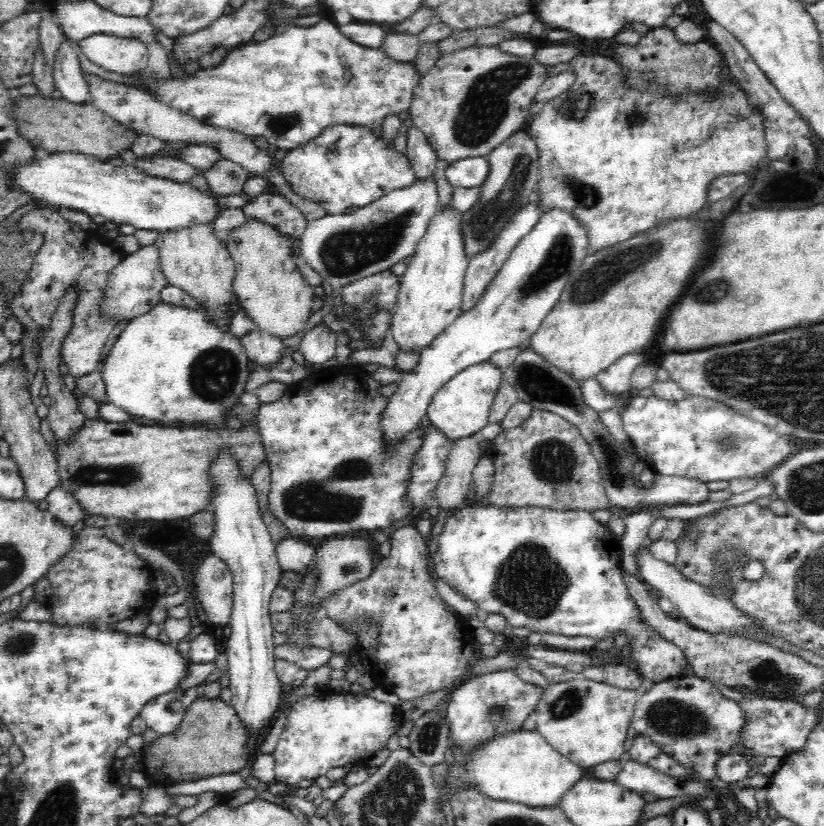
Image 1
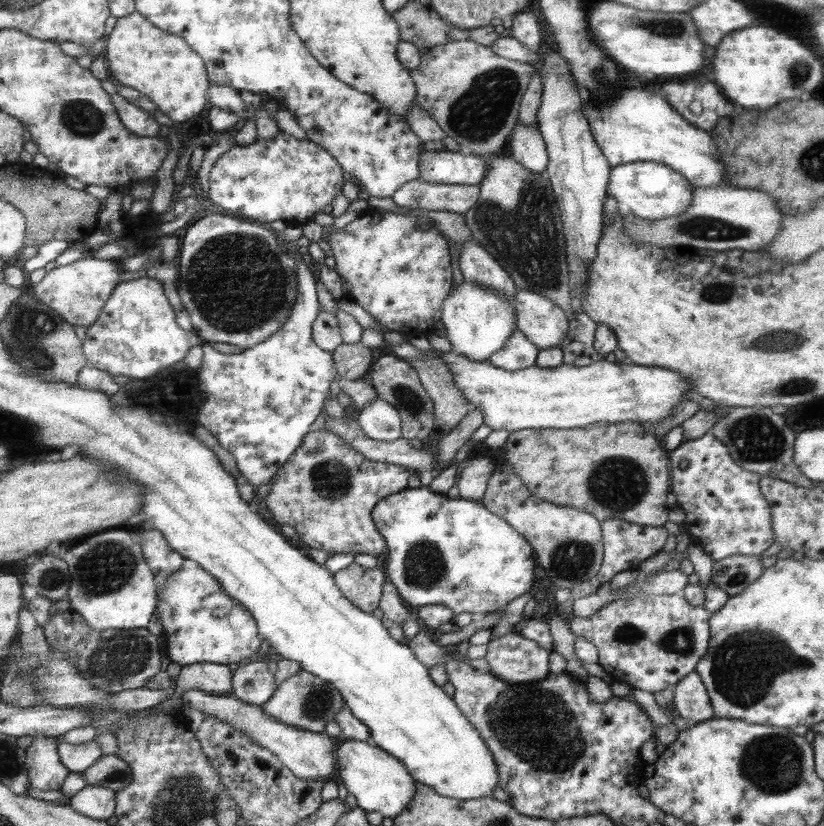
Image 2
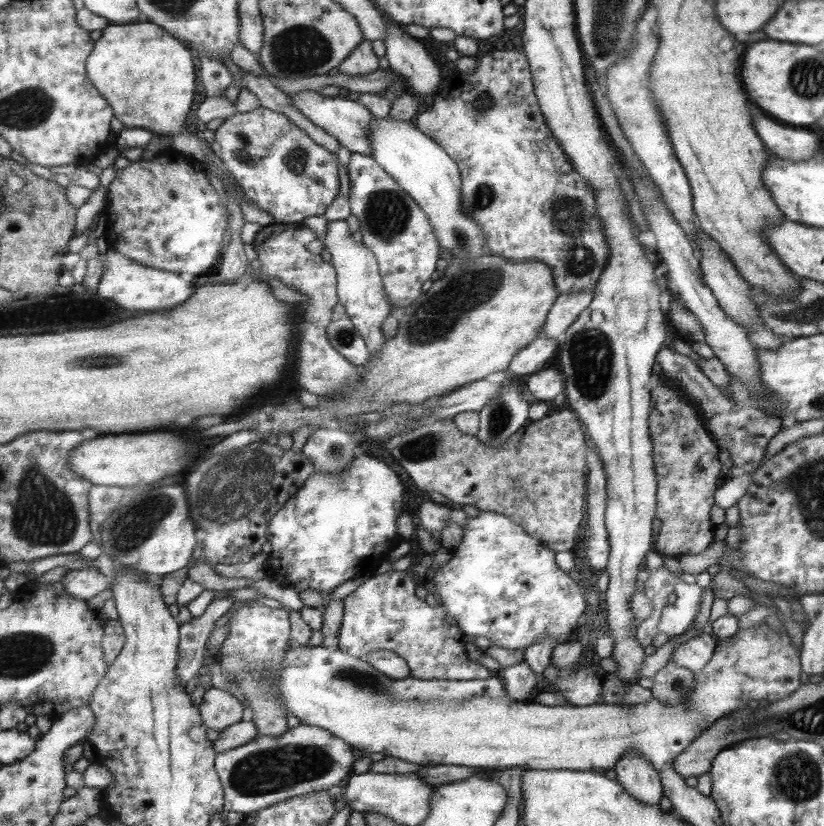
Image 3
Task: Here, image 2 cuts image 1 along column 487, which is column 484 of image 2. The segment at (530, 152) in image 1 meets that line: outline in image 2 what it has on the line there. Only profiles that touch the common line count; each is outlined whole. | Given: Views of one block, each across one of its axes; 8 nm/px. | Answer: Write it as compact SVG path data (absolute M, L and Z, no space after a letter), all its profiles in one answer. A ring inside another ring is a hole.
M484 154L488 162L488 172L484 181L478 184L480 196L478 202L465 212L465 221L471 230L474 240L484 246L494 255L494 258L509 272L519 291L526 290L544 296L554 302L559 308L572 315L570 290L573 281L570 278L570 268L567 266L567 241L563 230L563 220L555 190L545 172L534 172L520 164L512 156Z

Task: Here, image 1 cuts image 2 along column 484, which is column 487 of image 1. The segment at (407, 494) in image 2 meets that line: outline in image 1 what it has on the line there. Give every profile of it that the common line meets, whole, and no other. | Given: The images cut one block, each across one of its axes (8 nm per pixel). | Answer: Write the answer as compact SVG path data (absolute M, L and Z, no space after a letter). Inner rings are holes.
M489 503L488 506L474 505L474 508L458 509L458 512L453 511L454 516L449 514L445 520L442 532L438 536L437 542L432 545L430 562L434 562L434 570L437 578L441 578L454 588L456 592L460 592L464 598L472 600L477 607L477 610L483 615L500 614L504 616L508 627L528 628L533 632L550 632L550 634L562 634L562 636L588 636L588 638L596 638L596 640L604 640L604 638L616 637L620 632L626 632L630 643L630 666L633 666L639 671L641 677L653 682L660 682L671 678L676 678L684 675L684 670L688 668L689 662L684 656L682 649L672 642L668 642L656 629L652 629L650 625L644 623L644 618L640 616L640 611L636 607L636 603L632 600L628 587L624 583L622 571L620 571L619 556L621 554L621 544L615 539L615 536L610 533L606 524L598 522L594 519L591 512L587 510L550 510L548 507L538 506L520 506L520 507L502 507L495 506L495 503Z

